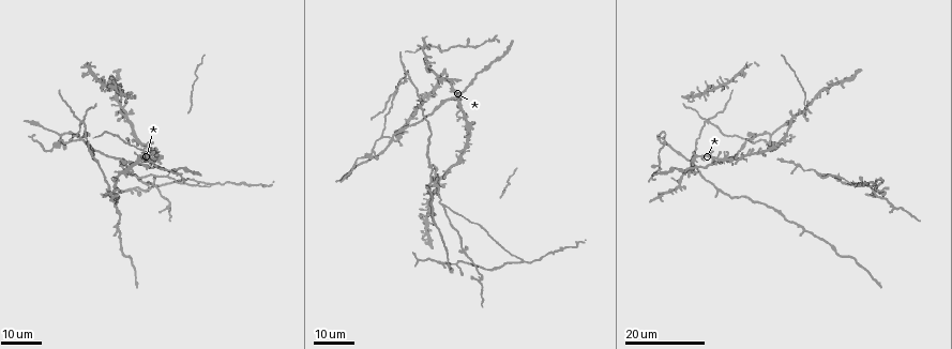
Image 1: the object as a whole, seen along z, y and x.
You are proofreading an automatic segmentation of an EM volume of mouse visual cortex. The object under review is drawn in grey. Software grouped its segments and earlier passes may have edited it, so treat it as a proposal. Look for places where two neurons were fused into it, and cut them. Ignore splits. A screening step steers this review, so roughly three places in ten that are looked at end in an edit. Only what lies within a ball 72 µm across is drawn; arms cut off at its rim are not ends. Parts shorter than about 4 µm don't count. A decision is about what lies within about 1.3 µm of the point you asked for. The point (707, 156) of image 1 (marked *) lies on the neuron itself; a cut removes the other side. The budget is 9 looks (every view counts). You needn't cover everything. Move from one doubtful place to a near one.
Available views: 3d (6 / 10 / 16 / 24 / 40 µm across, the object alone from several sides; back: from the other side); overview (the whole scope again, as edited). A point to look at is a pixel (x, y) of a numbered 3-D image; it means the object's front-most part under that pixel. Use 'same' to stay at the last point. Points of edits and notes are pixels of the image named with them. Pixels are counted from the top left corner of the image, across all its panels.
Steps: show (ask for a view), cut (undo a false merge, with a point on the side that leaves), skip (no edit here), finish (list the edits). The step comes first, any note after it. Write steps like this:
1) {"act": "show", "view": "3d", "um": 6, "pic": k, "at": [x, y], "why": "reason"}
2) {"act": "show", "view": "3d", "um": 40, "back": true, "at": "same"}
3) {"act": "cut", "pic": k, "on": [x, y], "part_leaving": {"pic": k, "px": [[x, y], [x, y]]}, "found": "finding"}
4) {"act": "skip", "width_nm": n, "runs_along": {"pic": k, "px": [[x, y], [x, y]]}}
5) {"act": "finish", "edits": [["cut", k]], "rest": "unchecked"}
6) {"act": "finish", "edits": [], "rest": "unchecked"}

{"act": "show", "view": "3d", "um": 24, "pic": 1, "at": [447, 170], "why": "three arms meet"}

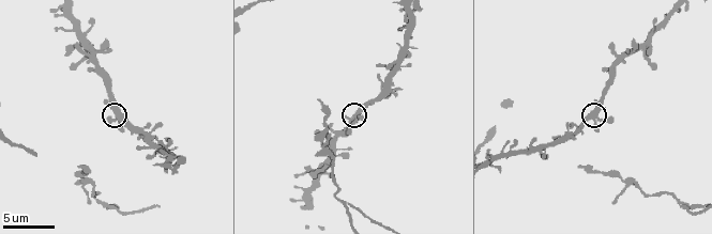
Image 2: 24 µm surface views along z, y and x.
{"act": "show", "view": "3d", "um": 10, "pic": 2, "at": [358, 116]}

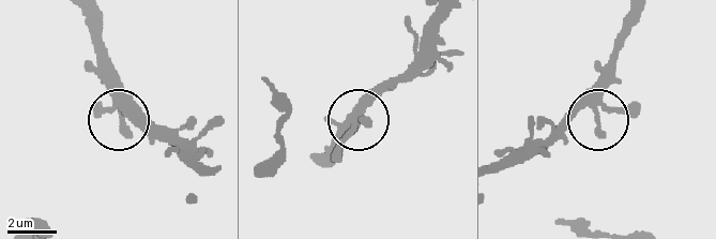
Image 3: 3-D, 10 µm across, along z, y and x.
{"act": "skip", "width_nm": 310, "runs_along": {"pic": 3, "px": [[499, 168], [530, 158], [579, 110], [597, 117], [608, 62]]}, "found": "all the same neuron"}

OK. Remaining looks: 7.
{"act": "show", "view": "3d", "um": 16, "pic": 1, "at": [212, 184], "why": "branch point"}

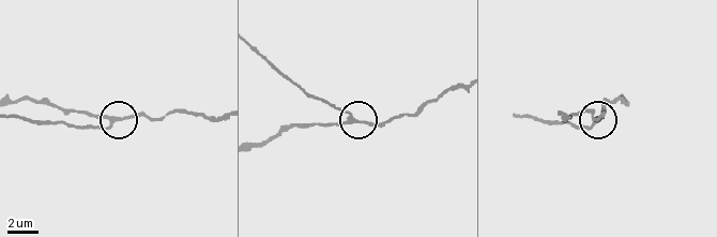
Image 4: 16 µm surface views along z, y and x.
{"act": "show", "view": "3d", "um": 10, "pic": 4, "at": [110, 116]}

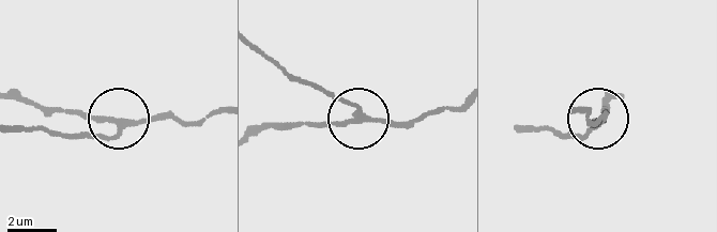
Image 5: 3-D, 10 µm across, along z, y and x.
{"act": "cut", "pic": 5, "on": [85, 113], "width_nm": 210, "part_leaving": {"pic": 5, "px": [[115, 121], [18, 101]]}, "found": "two neurons meet here"}

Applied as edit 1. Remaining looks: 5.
{"act": "show", "view": "3d", "um": 16, "pic": 1, "at": [801, 226], "why": "three-way junction"}

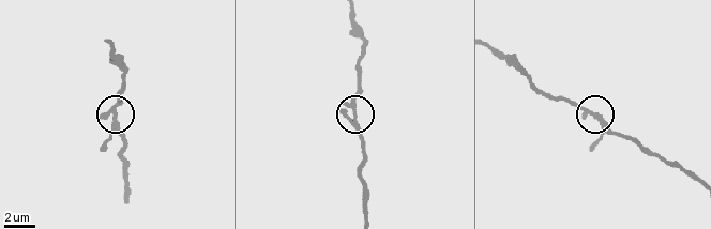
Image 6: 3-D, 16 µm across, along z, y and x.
{"act": "show", "view": "3d", "um": 6, "pic": 6, "at": [116, 112]}

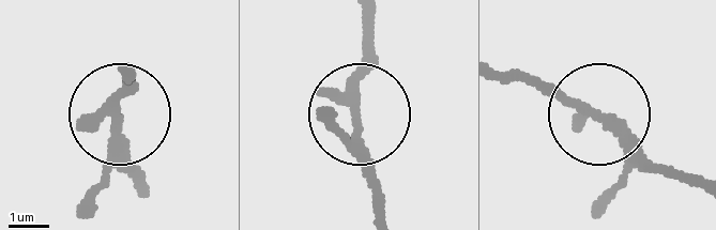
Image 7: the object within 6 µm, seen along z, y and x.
{"act": "skip", "arms": 3, "runs_along": {"pic": 7, "px": [[365, 19], [355, 152], [372, 180]]}, "found": "one neuron here"}

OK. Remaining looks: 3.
{"act": "show", "view": "3d", "um": 24, "pic": 1, "at": [409, 75], "why": "three-way junction"}

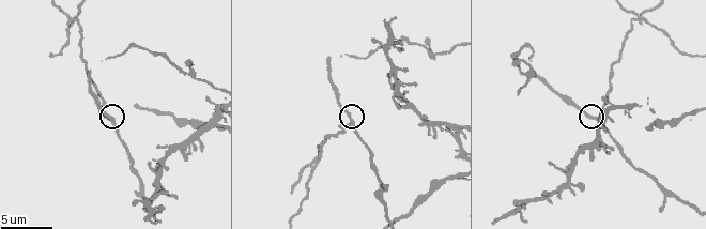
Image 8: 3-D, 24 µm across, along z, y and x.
{"act": "show", "view": "3d", "um": 10, "pic": 8, "at": [597, 117]}

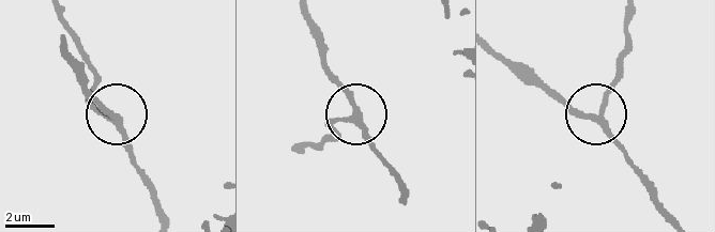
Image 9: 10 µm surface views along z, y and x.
{"act": "show", "view": "3d", "um": 6, "pic": 9, "at": [114, 119]}

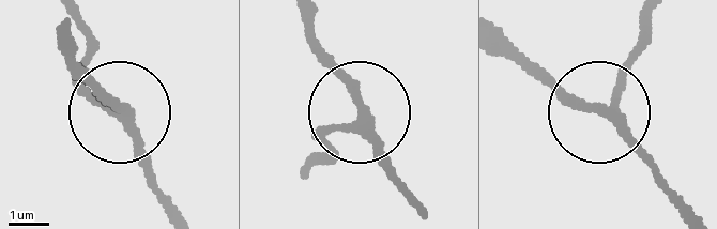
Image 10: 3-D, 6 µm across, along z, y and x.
{"act": "skip", "arms": 3, "runs_along": {"pic": 10, "px": [[308, 167], [355, 109], [346, 78], [308, 41]]}, "found": "one neuron here"}

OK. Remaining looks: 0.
{"act": "finish", "edits": [["cut", 5]], "rest": "unchecked"}

